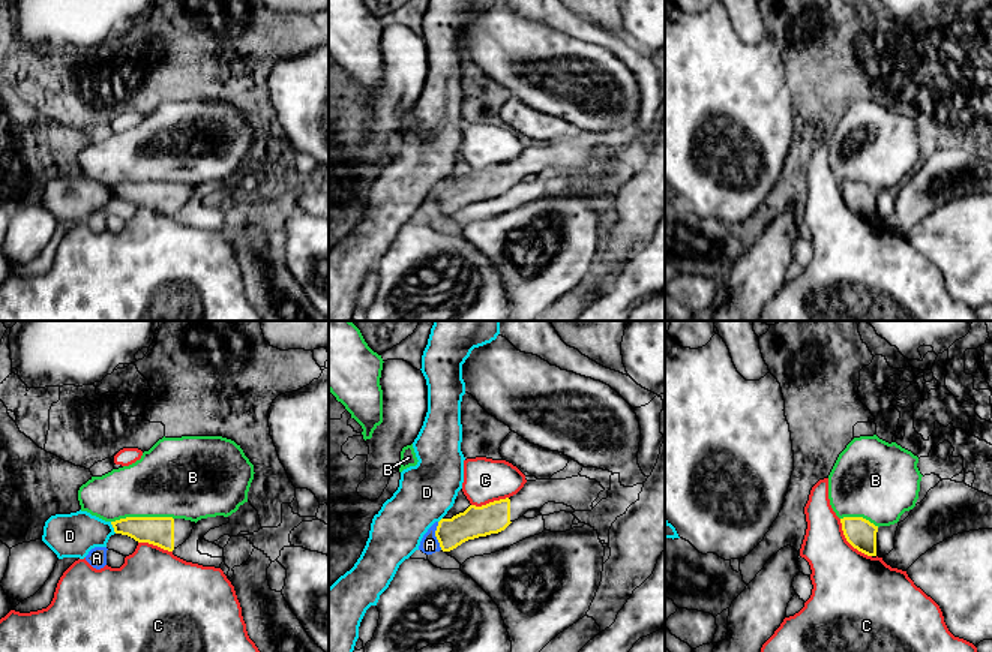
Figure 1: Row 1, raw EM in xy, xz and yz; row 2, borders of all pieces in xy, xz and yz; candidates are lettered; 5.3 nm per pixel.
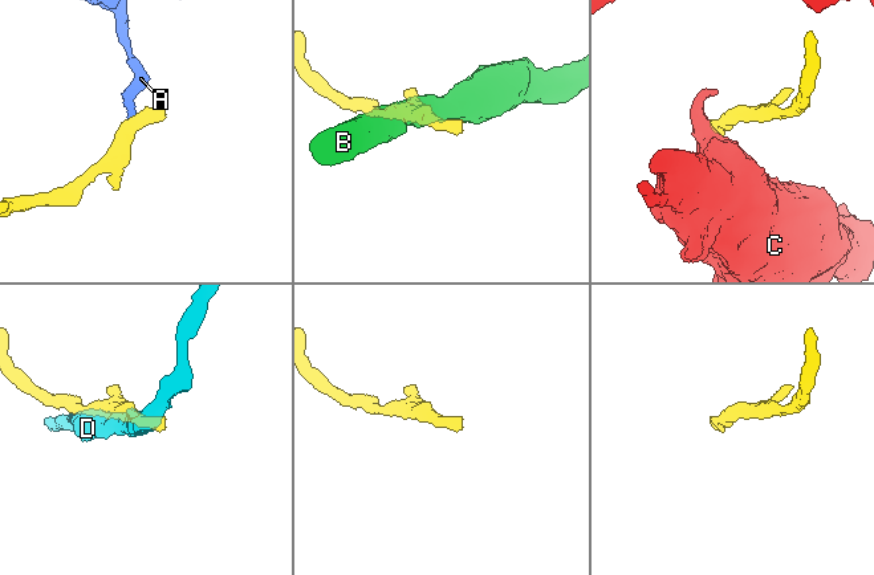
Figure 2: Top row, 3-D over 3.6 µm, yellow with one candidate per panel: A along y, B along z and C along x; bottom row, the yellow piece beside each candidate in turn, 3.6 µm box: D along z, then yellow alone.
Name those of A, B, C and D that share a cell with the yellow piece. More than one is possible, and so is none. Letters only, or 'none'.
none

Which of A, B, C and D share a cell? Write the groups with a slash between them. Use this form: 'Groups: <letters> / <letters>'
Groups: A / B / C / D

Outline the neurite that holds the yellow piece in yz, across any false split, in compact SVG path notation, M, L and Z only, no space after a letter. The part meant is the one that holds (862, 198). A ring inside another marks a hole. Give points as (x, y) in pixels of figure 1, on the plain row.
M863 181L840 183L846 205L858 216L867 220L876 220L878 190Z

